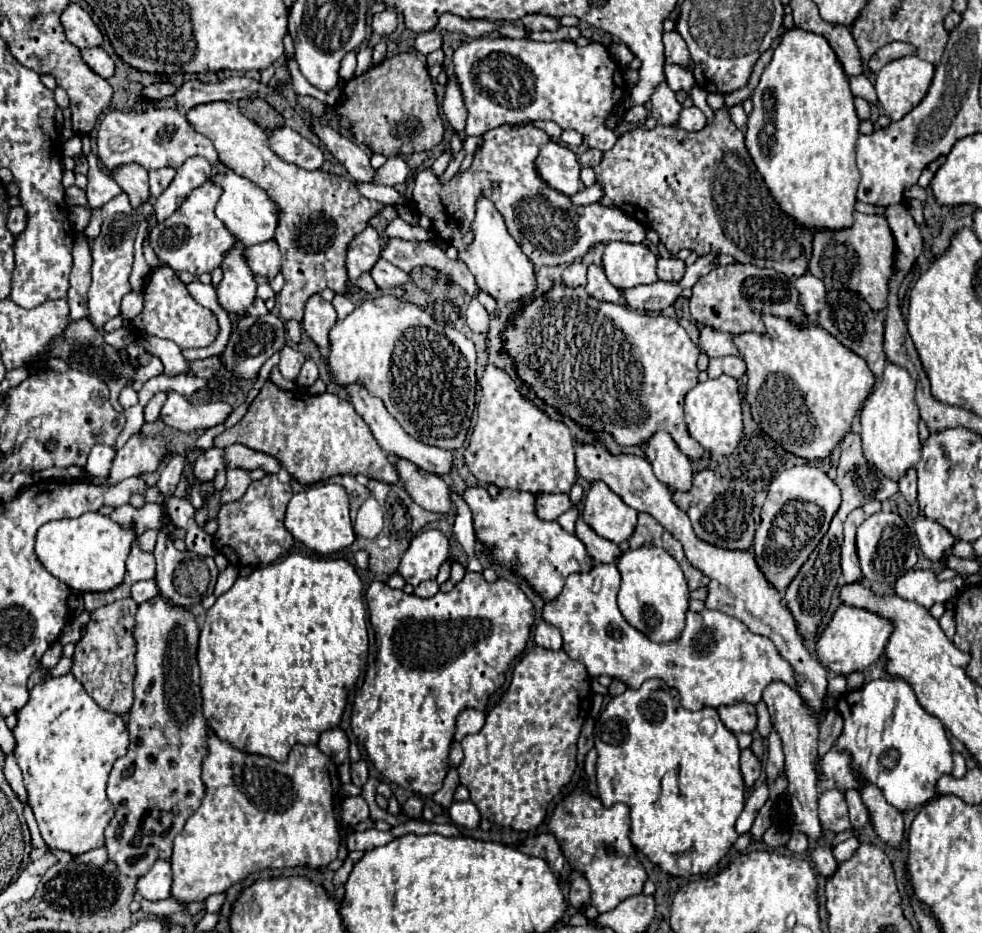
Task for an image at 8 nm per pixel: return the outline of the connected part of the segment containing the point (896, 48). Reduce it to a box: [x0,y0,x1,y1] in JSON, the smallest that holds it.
[868,42,916,72]

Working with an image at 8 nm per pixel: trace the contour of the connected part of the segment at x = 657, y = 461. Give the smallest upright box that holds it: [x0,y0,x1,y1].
[644,432,694,494]

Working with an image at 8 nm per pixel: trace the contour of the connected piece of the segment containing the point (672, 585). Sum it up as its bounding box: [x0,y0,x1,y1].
[616,544,690,642]

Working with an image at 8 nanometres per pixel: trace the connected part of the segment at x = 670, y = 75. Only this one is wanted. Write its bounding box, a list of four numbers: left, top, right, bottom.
[664,64,694,92]

